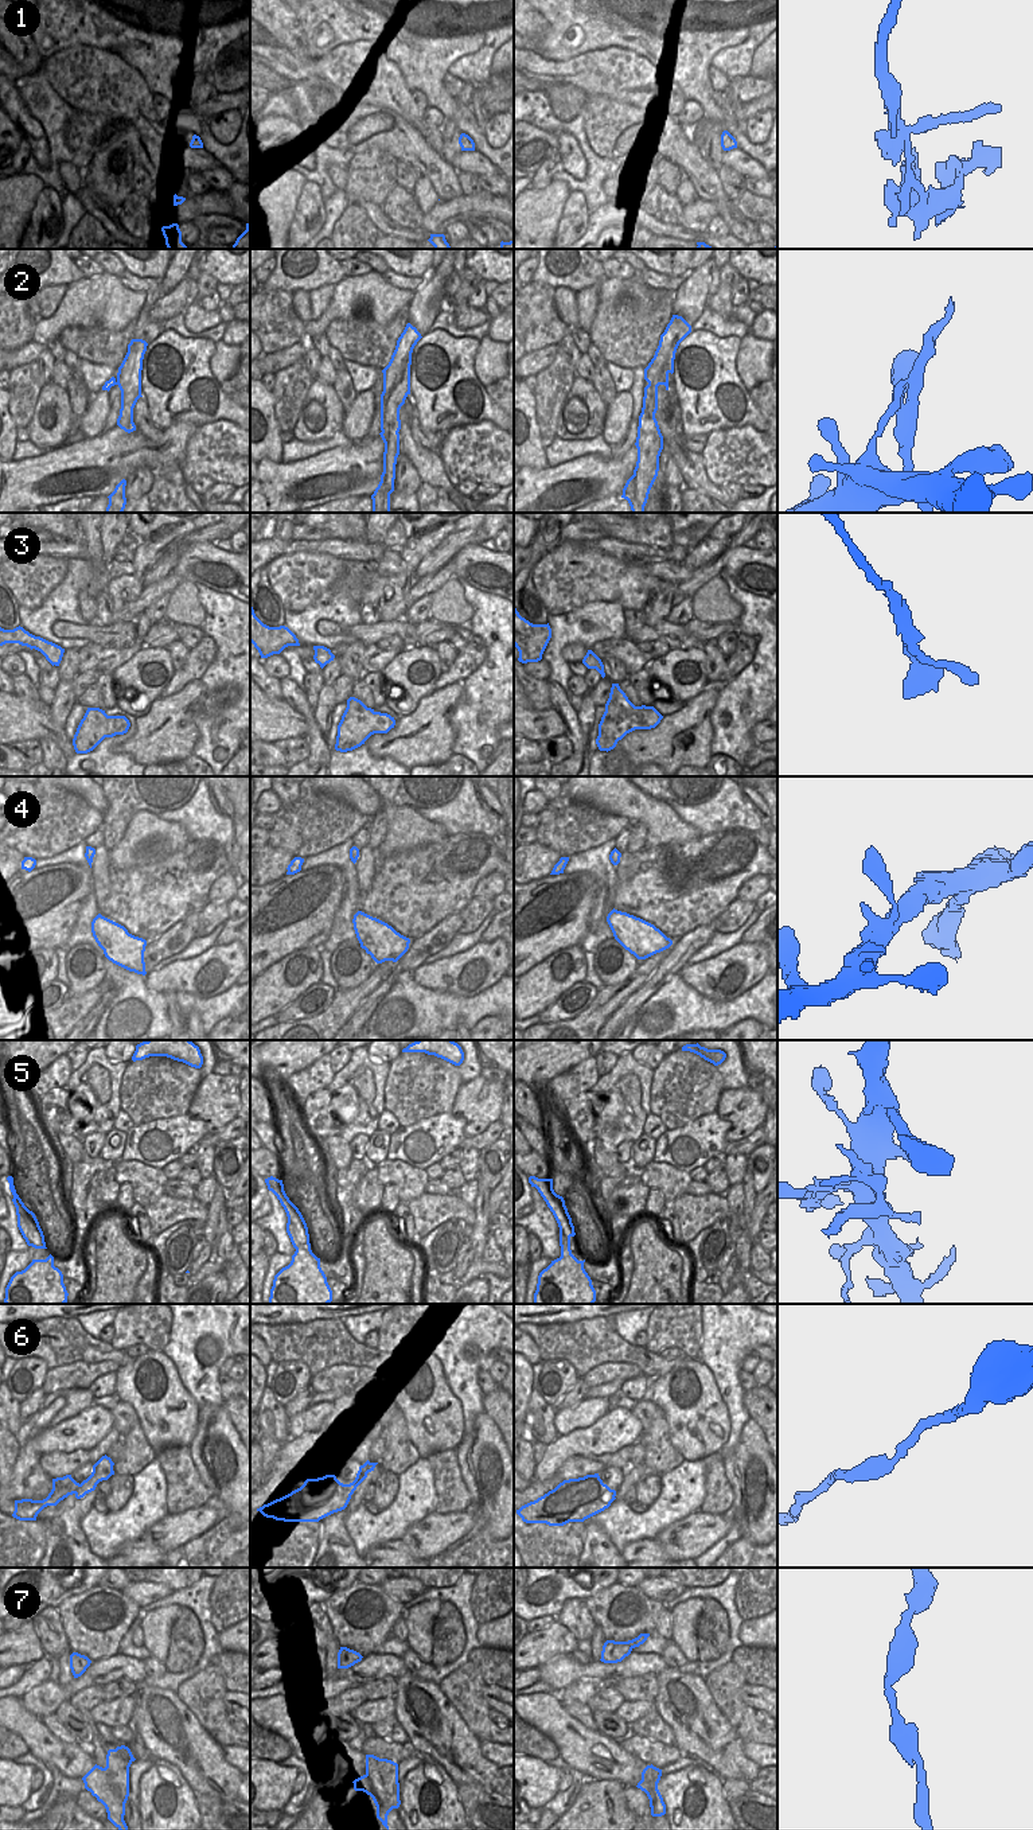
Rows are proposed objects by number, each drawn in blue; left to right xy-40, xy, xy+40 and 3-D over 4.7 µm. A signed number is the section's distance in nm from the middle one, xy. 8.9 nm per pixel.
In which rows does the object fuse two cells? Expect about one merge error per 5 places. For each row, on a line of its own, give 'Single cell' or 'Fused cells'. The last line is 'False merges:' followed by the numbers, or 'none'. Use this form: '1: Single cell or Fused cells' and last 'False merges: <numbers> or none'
1: Fused cells
2: Fused cells
3: Single cell
4: Single cell
5: Single cell
6: Single cell
7: Fused cells
False merges: 1, 2, 7.

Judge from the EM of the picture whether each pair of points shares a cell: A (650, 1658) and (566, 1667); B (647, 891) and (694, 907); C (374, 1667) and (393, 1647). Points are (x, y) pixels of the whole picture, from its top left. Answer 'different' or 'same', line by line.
A: same
B: same
C: different

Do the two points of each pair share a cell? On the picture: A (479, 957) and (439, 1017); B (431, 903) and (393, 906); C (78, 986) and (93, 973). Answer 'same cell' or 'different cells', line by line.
A: different cells
B: same cell
C: same cell

